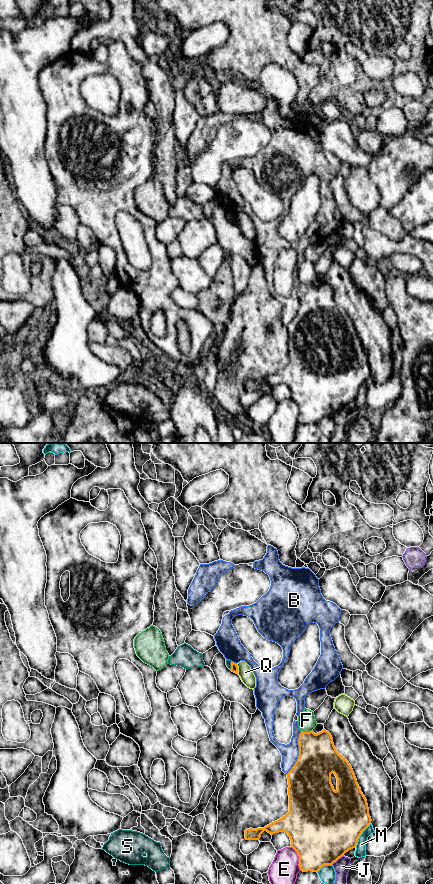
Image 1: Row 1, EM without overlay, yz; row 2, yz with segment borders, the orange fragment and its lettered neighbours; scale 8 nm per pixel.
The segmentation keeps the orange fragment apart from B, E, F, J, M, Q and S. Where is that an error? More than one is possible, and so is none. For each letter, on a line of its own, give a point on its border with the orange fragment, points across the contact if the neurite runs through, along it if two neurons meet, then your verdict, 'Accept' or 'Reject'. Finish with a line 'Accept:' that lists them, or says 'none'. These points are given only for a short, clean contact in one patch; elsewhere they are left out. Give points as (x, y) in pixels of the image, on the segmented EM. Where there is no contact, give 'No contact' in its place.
B: Touches orange at yz (299, 753). Reject
E: Touches orange at yz (299, 858). Reject
F: Touches orange at yz (306, 732). Reject
J: Touches orange at yz (337, 859). Reject
M: Touches orange at yz (360, 834). Reject
Q: Touches orange at yz (237, 669). Reject
S: Touches orange at yz (231, 665). Boundary: yz (231, 661), (230, 669). Reject
Accept: none

